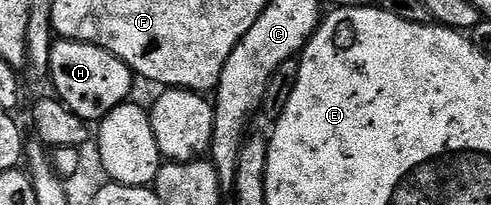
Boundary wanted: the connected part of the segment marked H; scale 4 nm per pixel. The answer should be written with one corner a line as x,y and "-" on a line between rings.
55,40
50,52
48,81
54,84
57,100
87,123
101,122
116,106
123,104
136,82
135,74
116,55
83,41

